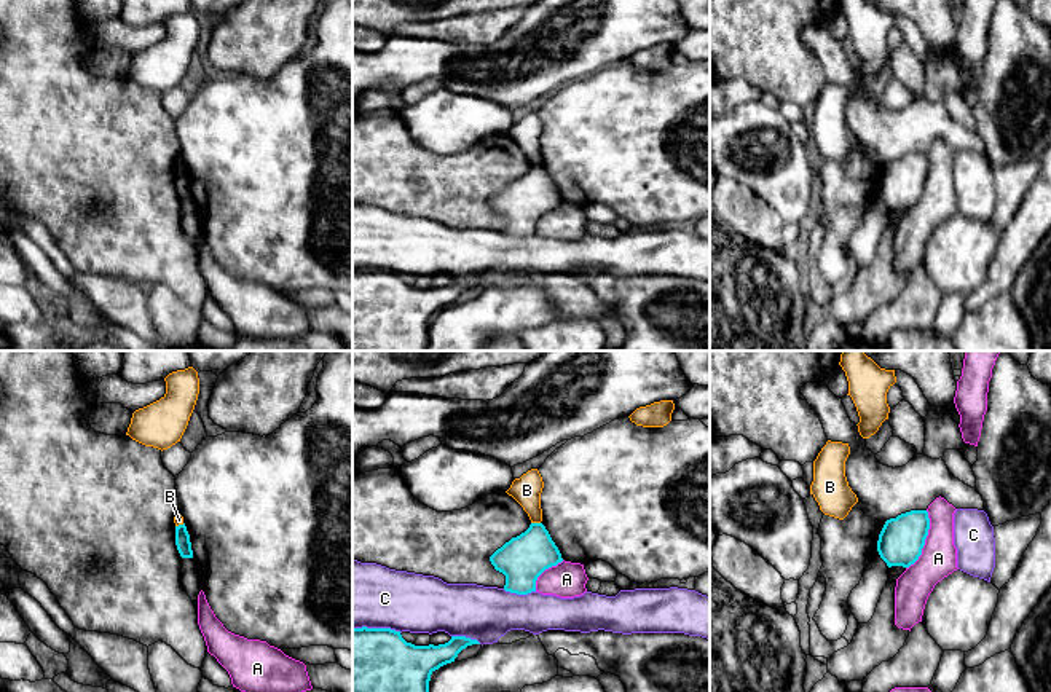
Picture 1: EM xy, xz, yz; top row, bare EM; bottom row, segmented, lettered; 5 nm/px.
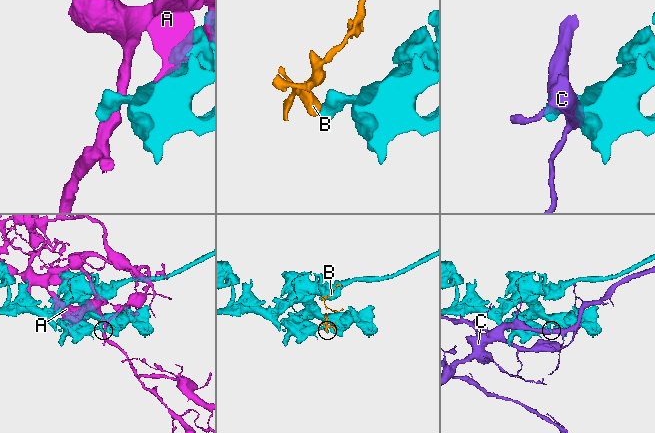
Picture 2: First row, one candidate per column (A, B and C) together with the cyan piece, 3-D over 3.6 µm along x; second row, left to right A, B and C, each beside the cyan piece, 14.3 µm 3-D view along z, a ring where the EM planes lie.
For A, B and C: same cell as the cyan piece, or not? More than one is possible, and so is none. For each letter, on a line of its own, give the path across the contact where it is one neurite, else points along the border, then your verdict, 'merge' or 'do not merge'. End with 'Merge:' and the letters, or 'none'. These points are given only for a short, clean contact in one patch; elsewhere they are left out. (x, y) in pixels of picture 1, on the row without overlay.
A: do not merge
B: along xz (531, 165), (539, 166) | do not merge
C: do not merge
Merge: none

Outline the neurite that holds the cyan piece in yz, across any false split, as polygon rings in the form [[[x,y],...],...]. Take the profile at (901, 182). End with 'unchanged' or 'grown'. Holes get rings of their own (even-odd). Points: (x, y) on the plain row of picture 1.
[[[911,153],[887,163],[877,183],[880,201],[888,210],[909,210],[922,198],[928,172],[927,153]]]; unchanged

